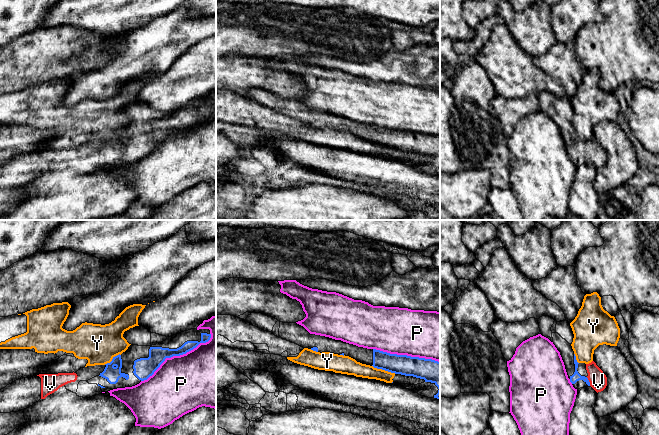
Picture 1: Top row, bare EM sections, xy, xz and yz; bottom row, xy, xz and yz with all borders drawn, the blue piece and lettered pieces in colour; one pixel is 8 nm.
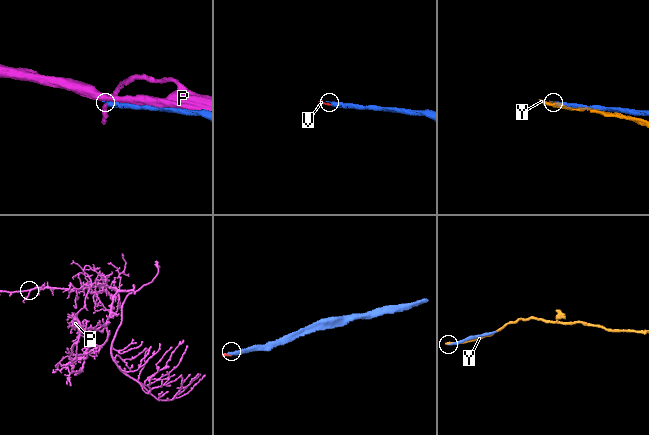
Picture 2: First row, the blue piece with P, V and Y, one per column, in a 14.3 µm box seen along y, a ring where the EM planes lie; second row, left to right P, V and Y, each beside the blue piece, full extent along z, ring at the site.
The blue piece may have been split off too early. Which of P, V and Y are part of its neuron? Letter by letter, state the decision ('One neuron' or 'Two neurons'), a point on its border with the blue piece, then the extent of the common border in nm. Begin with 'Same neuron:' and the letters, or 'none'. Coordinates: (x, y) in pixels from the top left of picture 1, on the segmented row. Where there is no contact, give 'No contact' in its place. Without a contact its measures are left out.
Same neuron: V
P: Two neurons. Touches blue at xy (176, 355). Shared border 700 nm
V: One neuron. Touches blue at yz (588, 381). Shared border 80 nm
Y: Two neurons. Touches blue at xz (384, 369). Shared border 200 nm

